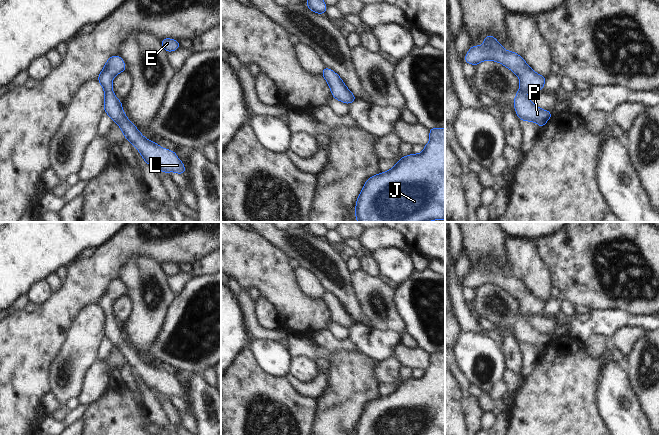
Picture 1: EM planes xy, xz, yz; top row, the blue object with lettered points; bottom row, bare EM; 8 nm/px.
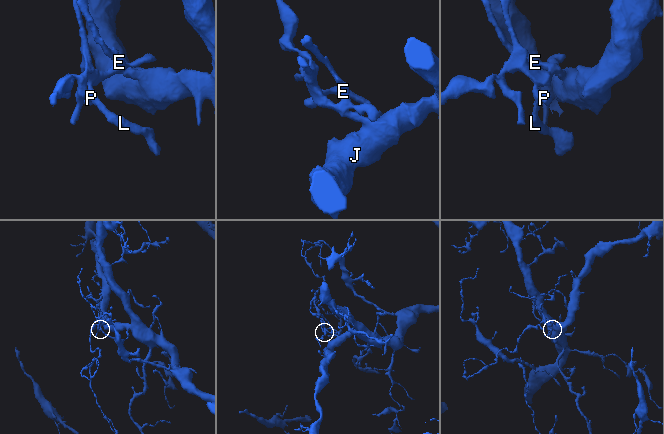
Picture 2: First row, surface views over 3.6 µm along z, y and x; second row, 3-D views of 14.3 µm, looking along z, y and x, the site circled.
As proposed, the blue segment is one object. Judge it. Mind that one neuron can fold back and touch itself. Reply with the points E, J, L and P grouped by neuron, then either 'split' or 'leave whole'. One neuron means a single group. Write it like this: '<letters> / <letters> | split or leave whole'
E J L P | leave whole

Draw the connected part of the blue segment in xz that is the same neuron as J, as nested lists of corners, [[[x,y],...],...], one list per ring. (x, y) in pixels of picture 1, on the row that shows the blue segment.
[[[445,128],[429,129],[430,142],[421,154],[403,156],[389,171],[370,177],[356,201],[358,222],[428,222],[445,219]]]

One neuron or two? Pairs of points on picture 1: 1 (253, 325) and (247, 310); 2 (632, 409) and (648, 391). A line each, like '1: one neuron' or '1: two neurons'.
1: one neuron
2: two neurons

